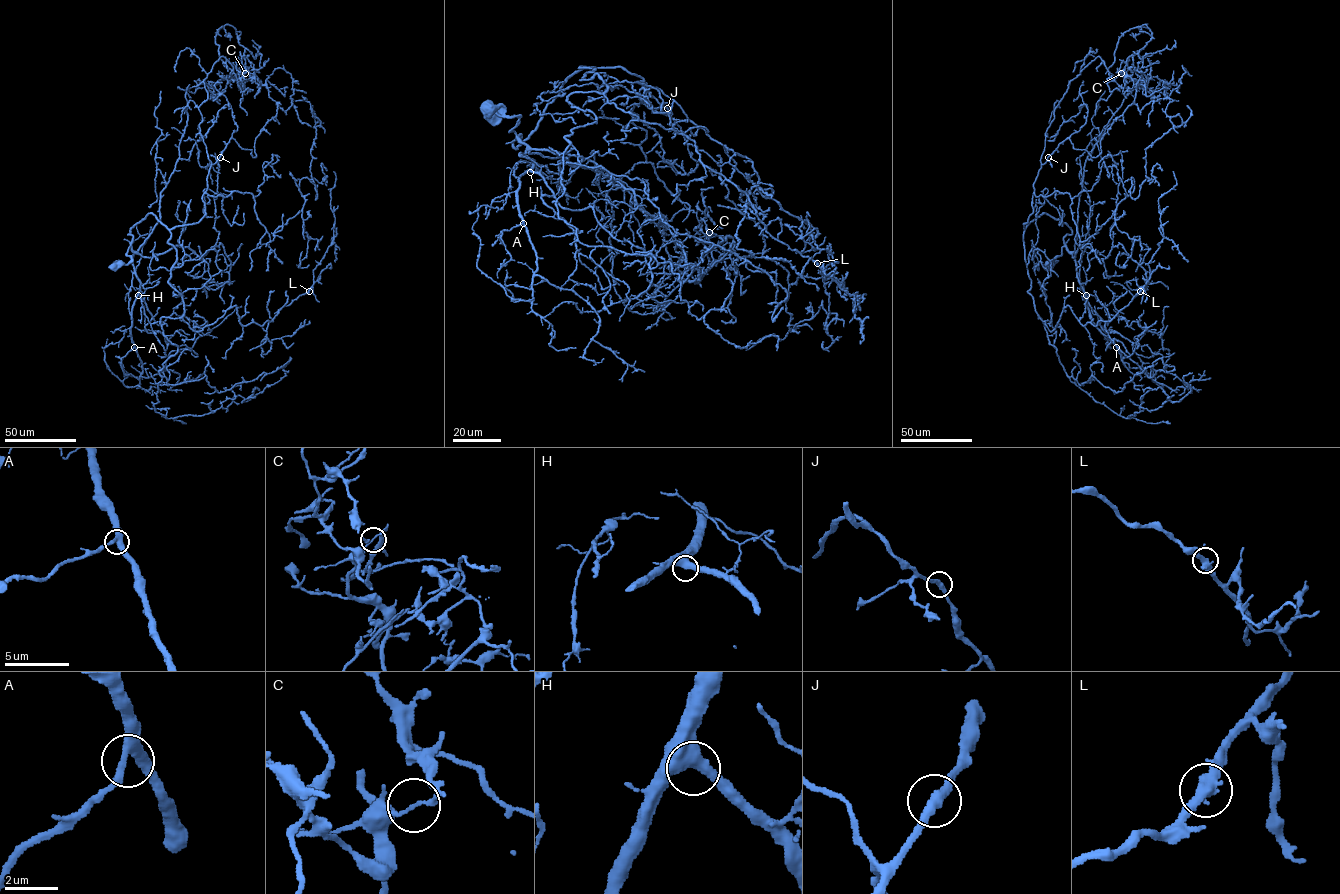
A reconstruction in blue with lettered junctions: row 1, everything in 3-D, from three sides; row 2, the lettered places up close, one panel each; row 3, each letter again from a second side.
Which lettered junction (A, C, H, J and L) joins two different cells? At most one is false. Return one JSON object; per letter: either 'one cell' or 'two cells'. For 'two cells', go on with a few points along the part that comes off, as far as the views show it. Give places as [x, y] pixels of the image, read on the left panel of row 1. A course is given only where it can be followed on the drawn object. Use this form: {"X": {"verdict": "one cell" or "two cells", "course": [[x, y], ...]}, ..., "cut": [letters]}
{"A": {"verdict": "one cell"}, "C": {"verdict": "two cells", "course": [[245, 73], [242, 70], [215, 94], [199, 79], [194, 81]]}, "H": {"verdict": "one cell"}, "J": {"verdict": "one cell"}, "L": {"verdict": "one cell"}, "cut": ["C"]}

